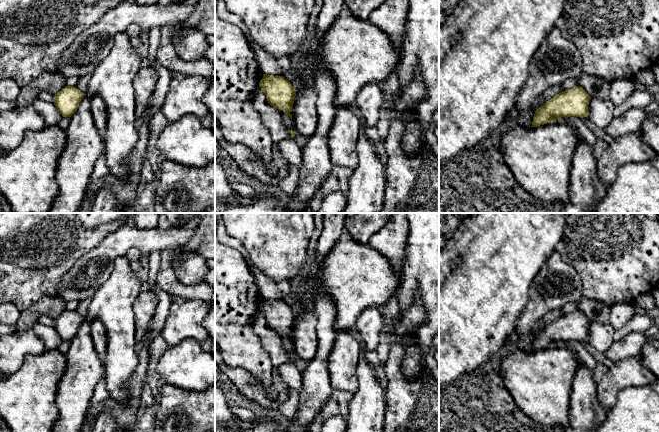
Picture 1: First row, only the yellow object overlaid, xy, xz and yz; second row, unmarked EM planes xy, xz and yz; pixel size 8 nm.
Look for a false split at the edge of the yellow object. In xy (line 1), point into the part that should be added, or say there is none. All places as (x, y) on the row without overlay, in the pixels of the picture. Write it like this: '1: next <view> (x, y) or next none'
1: next none

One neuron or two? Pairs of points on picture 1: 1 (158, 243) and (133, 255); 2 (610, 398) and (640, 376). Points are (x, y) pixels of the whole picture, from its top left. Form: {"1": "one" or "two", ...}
{"1": "two", "2": "one"}

